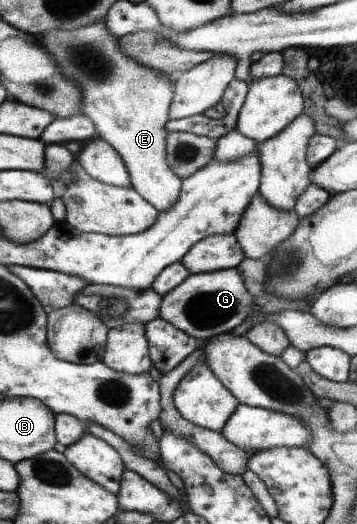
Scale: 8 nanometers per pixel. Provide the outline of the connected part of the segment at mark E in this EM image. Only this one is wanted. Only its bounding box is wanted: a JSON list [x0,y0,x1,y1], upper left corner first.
[38,16,182,212]

